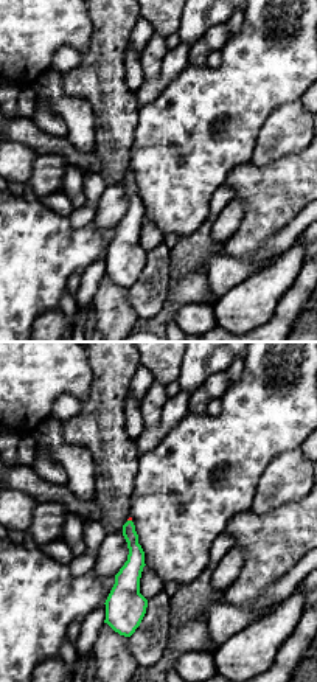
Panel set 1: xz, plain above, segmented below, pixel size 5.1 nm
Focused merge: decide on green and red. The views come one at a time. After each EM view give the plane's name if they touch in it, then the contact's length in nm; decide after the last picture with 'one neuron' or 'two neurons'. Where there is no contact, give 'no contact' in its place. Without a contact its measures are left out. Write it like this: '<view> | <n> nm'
xz | 30 nm

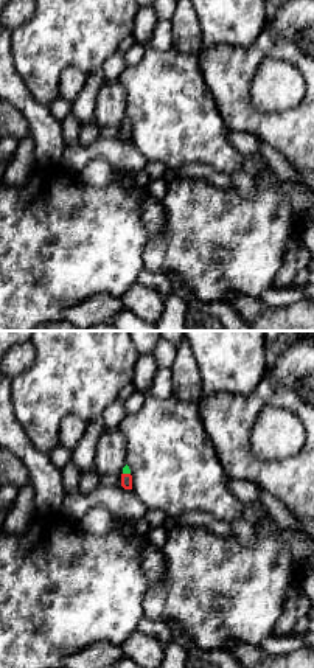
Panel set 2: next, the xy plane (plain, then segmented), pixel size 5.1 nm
xy | 40 nm

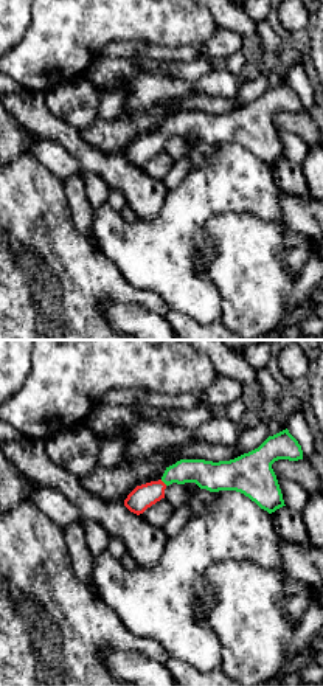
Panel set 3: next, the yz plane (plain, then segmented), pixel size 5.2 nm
yz | 50 nm

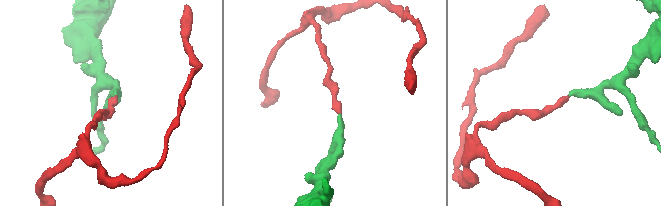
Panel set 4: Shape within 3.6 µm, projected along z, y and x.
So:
one neuron

